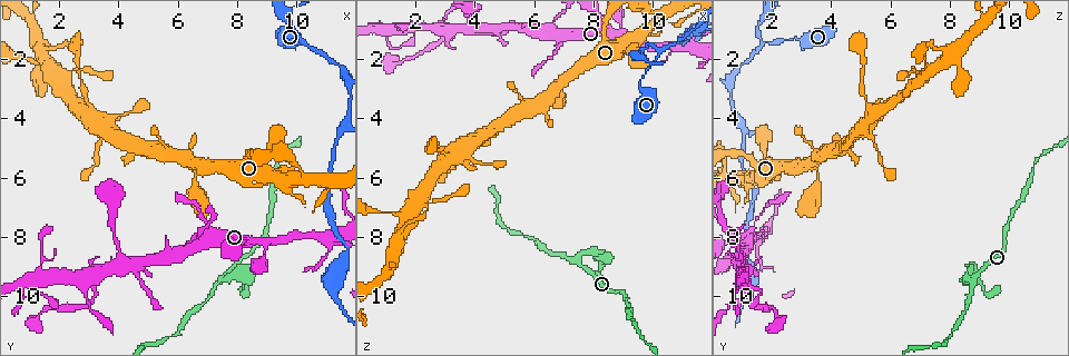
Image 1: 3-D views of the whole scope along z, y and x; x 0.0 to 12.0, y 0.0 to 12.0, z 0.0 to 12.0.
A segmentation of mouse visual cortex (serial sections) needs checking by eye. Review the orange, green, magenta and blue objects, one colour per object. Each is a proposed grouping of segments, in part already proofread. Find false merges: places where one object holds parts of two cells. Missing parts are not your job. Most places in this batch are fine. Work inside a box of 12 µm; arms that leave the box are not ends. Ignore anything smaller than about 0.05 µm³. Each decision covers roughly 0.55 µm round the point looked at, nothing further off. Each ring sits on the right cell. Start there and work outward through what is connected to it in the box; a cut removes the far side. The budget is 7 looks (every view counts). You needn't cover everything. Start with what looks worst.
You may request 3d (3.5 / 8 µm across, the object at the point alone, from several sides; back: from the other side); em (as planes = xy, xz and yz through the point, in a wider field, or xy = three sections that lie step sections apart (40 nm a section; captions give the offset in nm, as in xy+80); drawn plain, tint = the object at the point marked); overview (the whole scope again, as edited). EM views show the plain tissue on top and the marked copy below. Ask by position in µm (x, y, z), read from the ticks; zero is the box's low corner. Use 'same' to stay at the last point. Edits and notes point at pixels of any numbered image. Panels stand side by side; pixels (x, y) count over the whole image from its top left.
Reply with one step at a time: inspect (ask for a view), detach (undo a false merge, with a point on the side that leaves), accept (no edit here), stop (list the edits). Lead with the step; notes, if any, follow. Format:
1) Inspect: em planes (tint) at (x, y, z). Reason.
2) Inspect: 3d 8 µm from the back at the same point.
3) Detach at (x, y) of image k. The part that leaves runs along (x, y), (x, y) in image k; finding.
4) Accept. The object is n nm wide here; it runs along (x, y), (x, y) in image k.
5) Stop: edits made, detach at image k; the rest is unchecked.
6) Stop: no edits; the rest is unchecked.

Inspect: 3d 3.5 µm at (10.2, 1.4, 1.8). A fork.

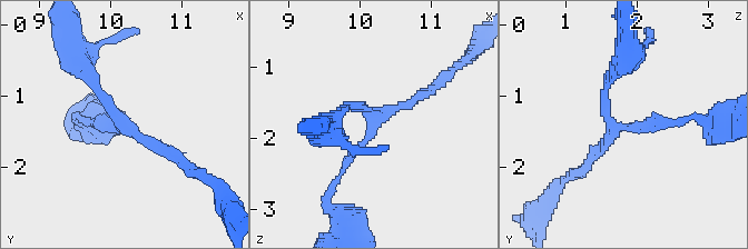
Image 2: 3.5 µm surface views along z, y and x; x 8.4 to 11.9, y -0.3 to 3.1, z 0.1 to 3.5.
Inspect: em xy step 3 (tint) at (10.15, 1.45, 1.85).

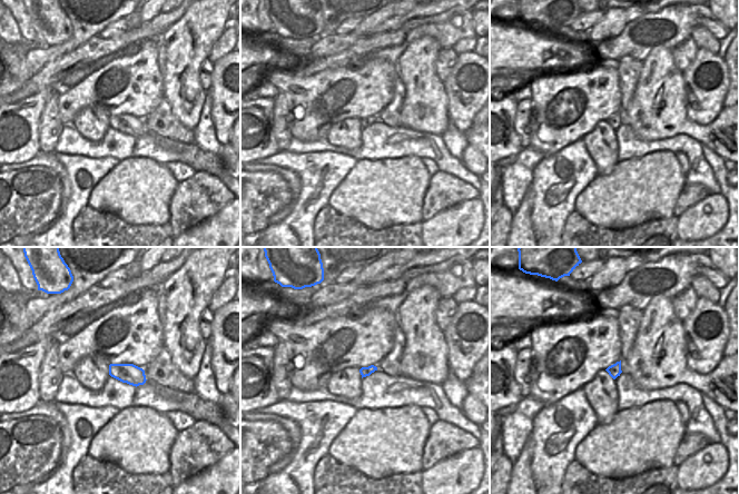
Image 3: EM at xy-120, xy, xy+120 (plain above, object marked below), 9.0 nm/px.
Accept. The arms are 100, 150, 150 nm wide; it runs along (333, 186), (370, 126), (429, 91) in image 2; continuous, no second cell.

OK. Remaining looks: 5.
Inspect: 3d 3.5 µm at (7.5, 9.4, 8.8). Sharp bend.

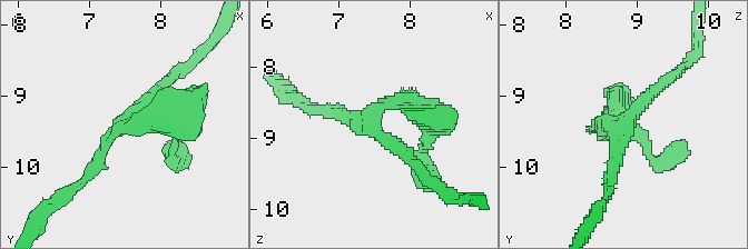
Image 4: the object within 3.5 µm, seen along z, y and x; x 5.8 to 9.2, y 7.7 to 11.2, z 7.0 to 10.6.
Inspect: em xy step 1 (tint) at (7.50, 9.40, 8.90). 3 arms meet here; the arms are 150, 200, 200 nm wide.

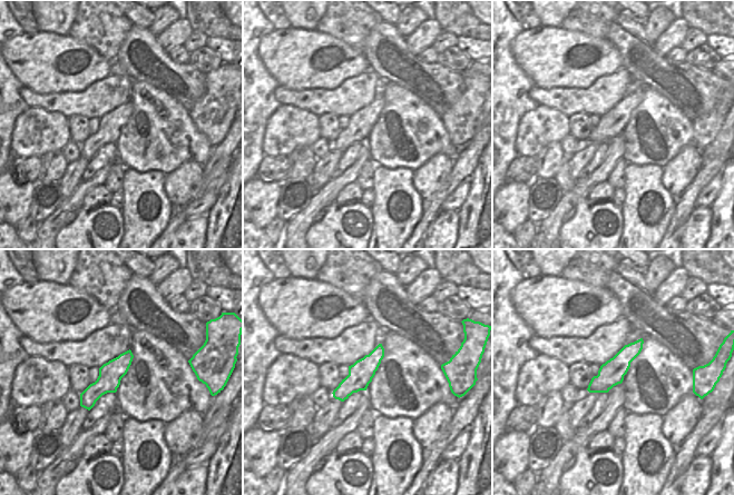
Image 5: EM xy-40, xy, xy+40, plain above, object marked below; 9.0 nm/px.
Accept. One cell here.

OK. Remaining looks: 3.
Inspect: 3d 3.5 µm at (2.6, 2.5, 5.0). A narrow waist.

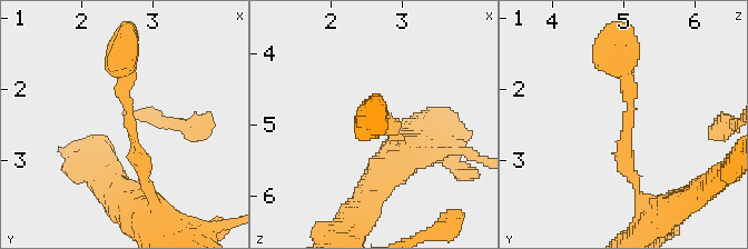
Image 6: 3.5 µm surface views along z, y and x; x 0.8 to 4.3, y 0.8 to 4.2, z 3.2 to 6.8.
Inspect: em planes (tint) at (2.75, 2.55, 5.10).

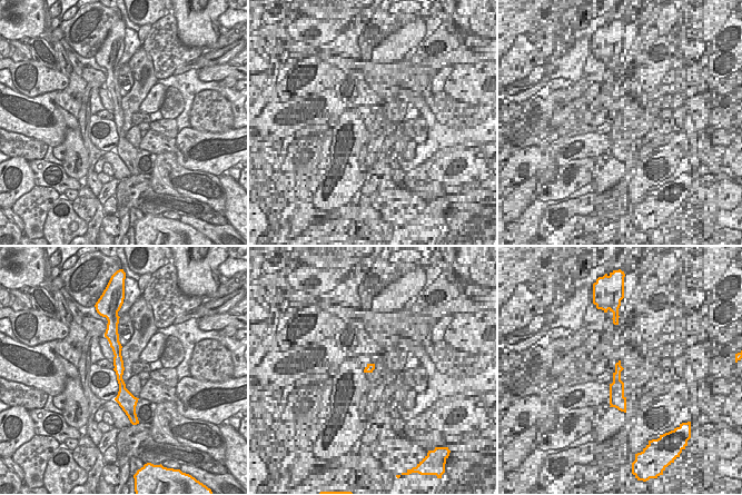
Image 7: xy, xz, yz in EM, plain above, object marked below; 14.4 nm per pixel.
Inspect: em xy step 5 (tint) at the same point. Another direction.

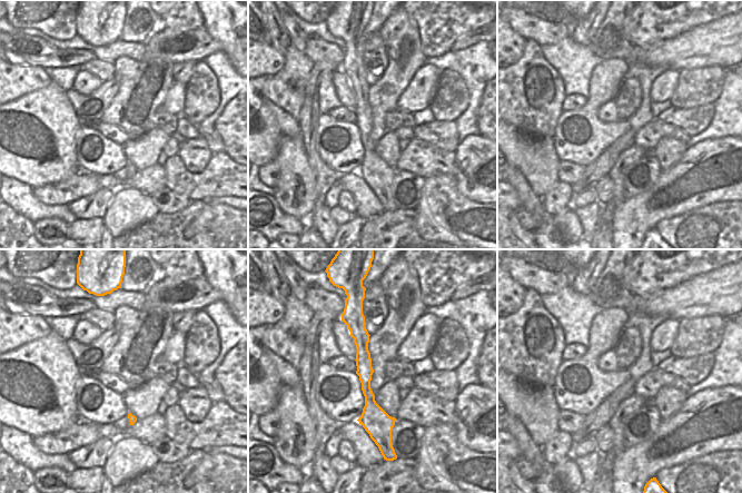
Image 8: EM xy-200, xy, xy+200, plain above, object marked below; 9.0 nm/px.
Accept. The object is 140 nm wide here; it runs along (153, 193), (143, 180), (121, 57) in image 6; one cell here.

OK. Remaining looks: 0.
Stop: no edits; the rest is unchecked.

